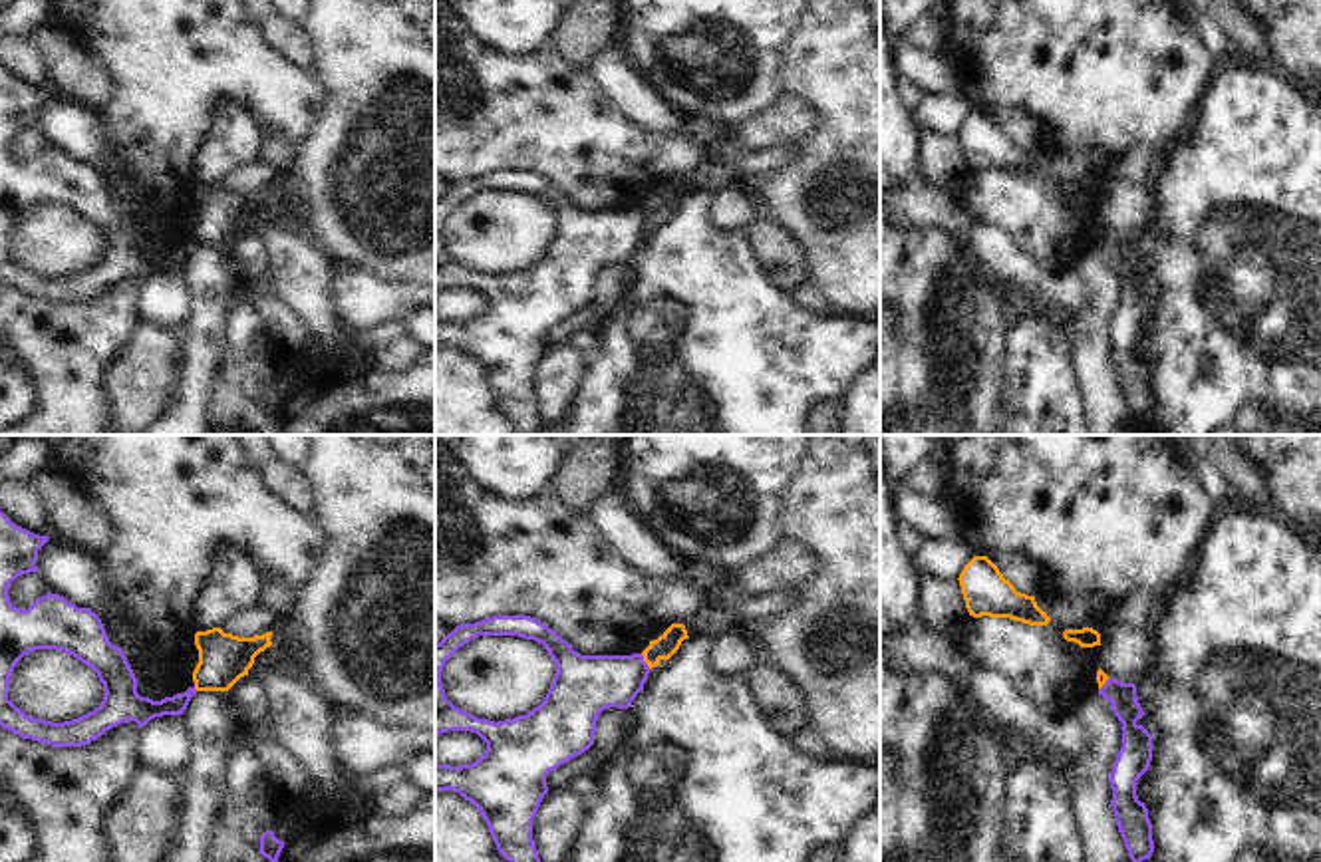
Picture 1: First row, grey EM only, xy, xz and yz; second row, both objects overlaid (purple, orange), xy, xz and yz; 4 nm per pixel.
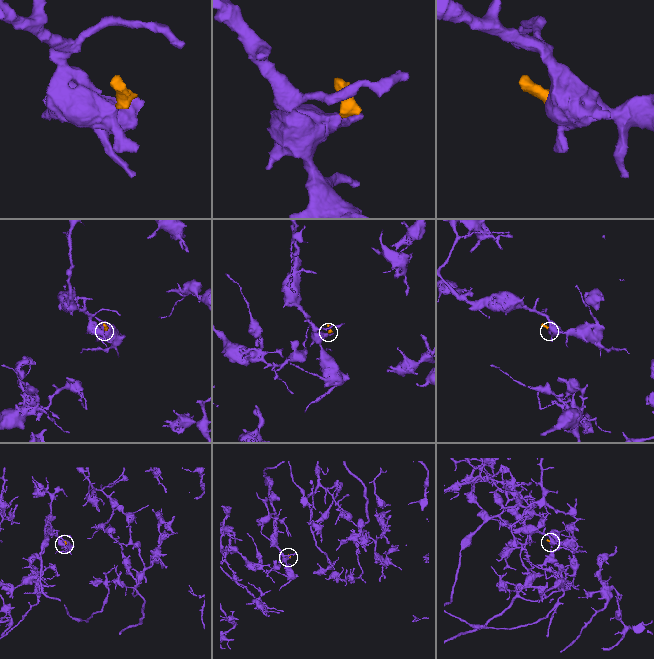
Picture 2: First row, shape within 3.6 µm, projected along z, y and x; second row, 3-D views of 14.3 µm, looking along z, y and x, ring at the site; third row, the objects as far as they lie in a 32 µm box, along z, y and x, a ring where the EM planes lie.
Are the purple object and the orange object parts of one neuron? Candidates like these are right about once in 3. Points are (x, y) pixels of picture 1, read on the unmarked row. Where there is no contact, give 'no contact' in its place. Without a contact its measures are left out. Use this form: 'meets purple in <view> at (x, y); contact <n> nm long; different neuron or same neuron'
meets purple in xz at (644, 217); contact 80 nm long; different neuron

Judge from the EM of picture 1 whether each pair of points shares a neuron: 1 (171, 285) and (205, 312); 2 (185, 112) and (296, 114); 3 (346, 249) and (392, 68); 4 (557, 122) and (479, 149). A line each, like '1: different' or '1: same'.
1: different
2: same
3: same
4: same

